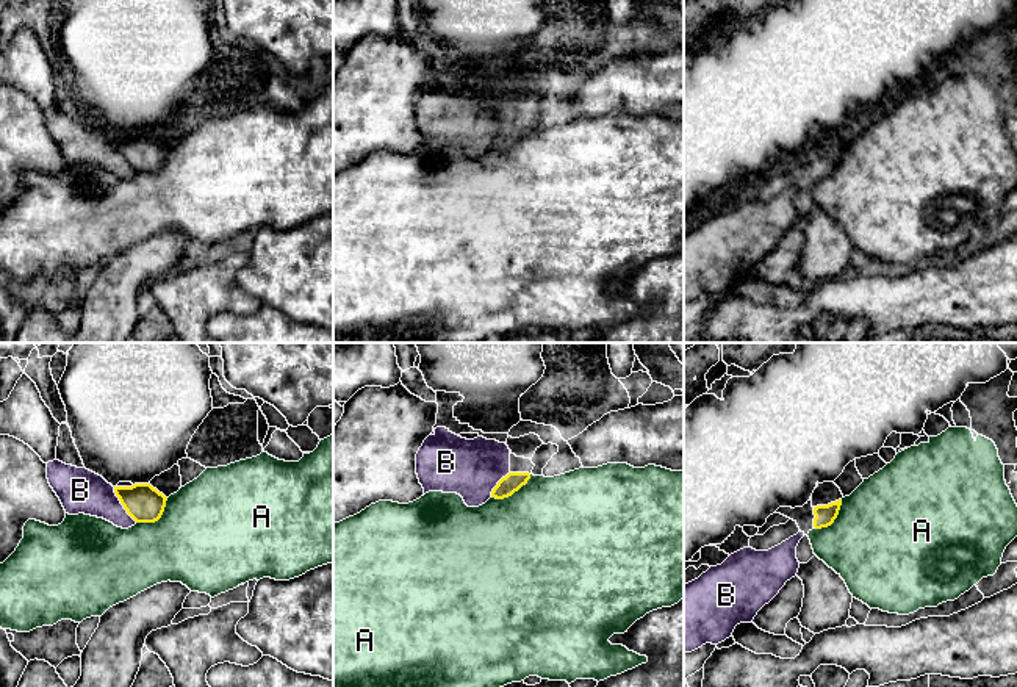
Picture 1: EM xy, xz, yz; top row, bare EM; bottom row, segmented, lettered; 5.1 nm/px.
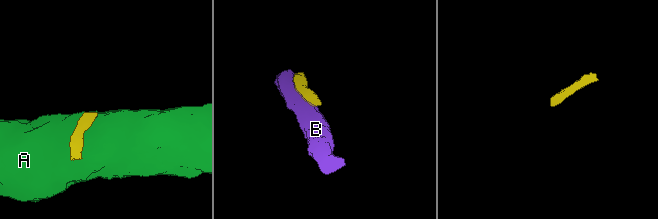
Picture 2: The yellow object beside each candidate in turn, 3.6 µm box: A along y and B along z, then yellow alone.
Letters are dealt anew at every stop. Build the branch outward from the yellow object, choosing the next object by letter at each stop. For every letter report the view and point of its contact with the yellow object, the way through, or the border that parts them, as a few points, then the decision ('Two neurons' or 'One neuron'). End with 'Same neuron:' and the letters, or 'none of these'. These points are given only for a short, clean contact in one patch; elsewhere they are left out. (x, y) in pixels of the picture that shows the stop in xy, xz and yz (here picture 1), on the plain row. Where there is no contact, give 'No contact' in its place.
A: Touches yellow at xy (157, 169). Two neurons
B: Touches yellow at xy (121, 152). Two neurons
Same neuron: none of these

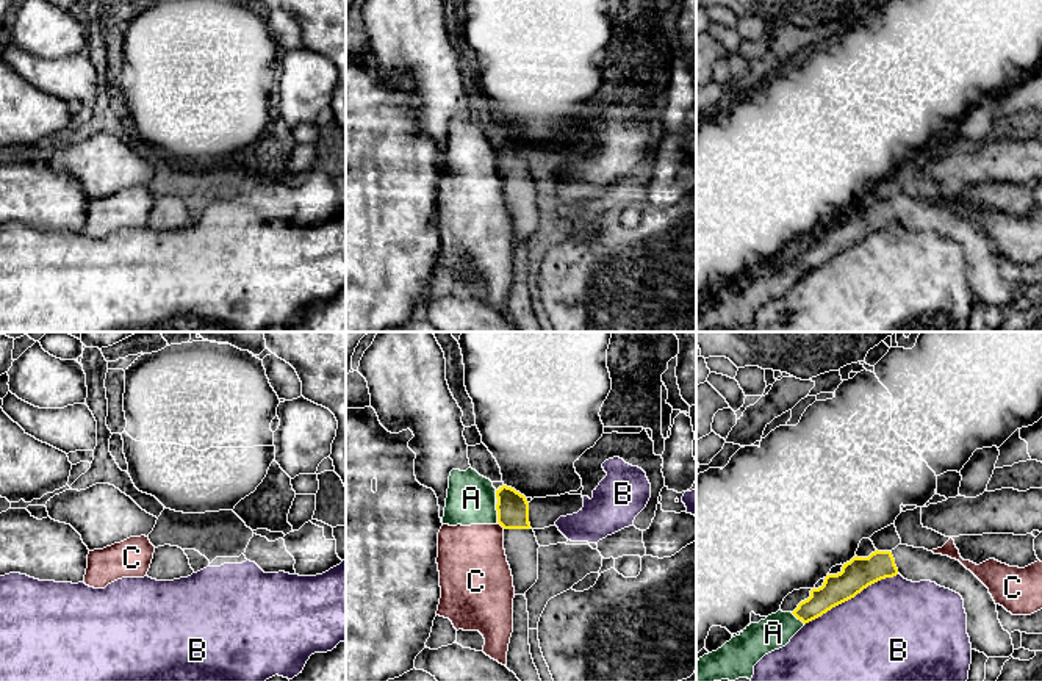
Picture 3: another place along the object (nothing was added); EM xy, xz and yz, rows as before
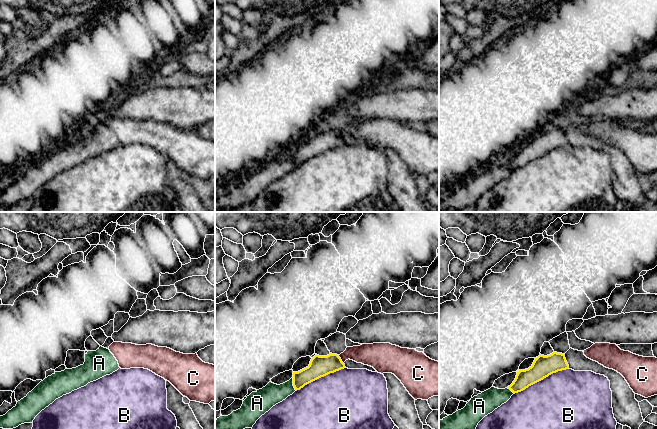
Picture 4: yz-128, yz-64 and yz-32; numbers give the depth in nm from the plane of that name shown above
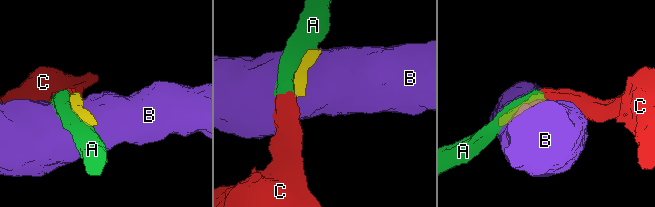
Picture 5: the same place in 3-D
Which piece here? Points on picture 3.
A: Touches yellow at xz (498, 163). Two neurons
B: Touches yellow at yz (851, 246). Two neurons
C: Touches yellow at xz (503, 176). Boundary: xz (499, 172), (504, 177). Two neurons
Same neuron: none of these

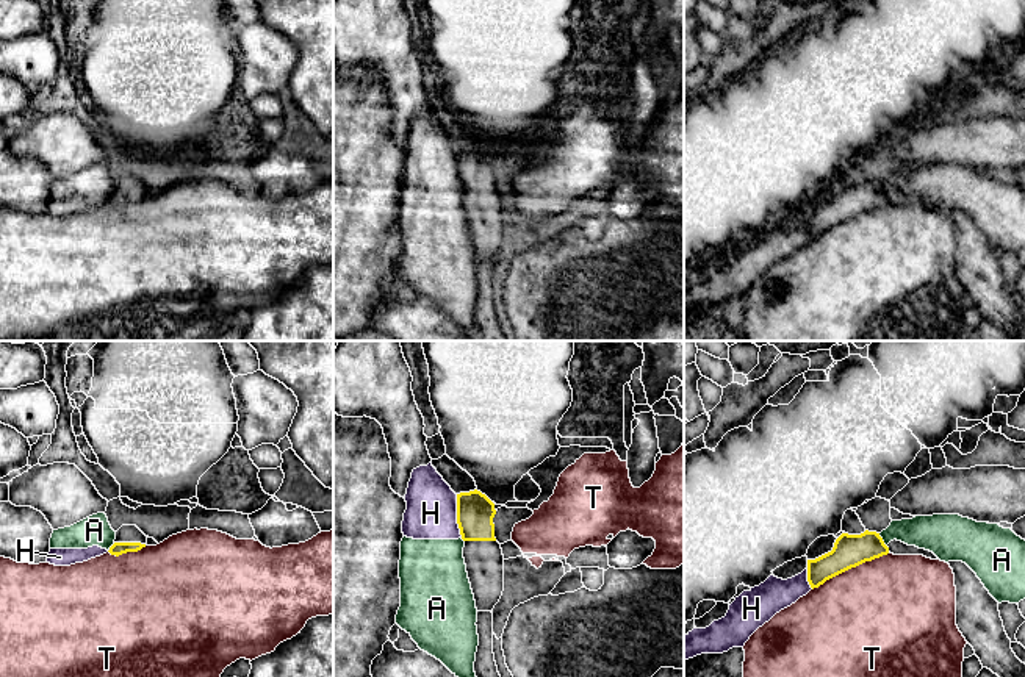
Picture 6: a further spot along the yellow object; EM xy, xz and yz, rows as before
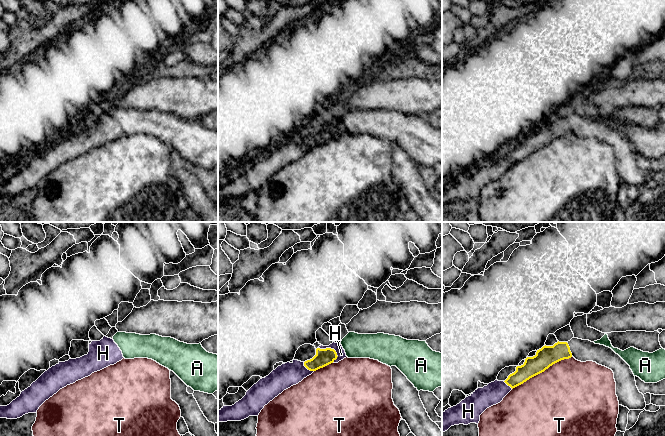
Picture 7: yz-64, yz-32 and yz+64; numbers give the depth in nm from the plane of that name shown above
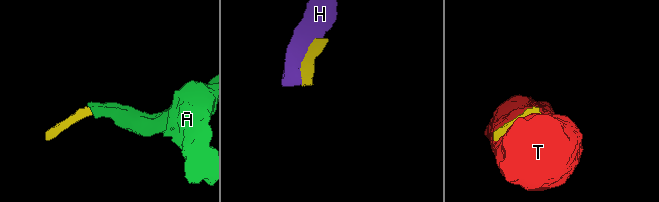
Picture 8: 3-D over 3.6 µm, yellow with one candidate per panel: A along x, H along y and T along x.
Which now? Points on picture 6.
A: Touches yellow at yz (881, 189). Boundary: yz (878, 183), (886, 196). Two neurons
H: Touches yellow at xz (457, 166). Two neurons
T: Touches yellow at yz (850, 218). Two neurons
Same neuron: none of these

